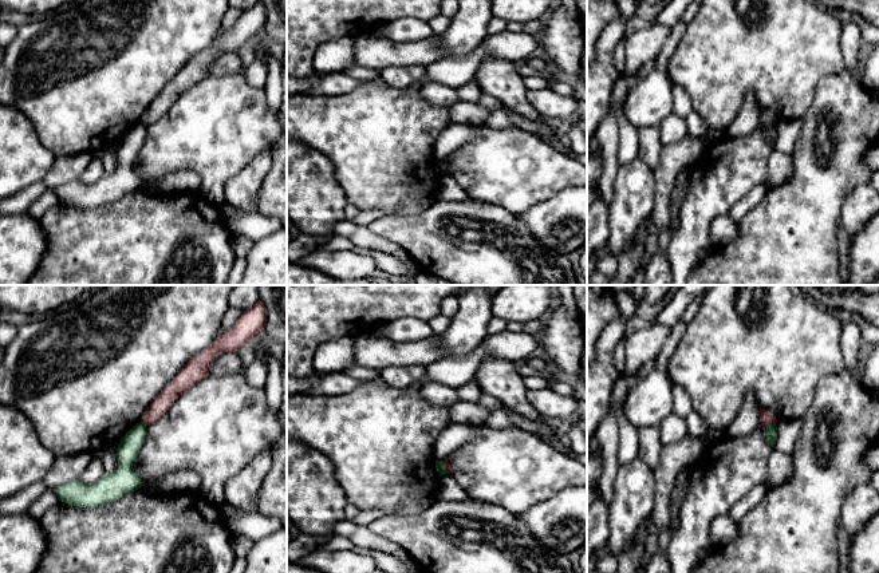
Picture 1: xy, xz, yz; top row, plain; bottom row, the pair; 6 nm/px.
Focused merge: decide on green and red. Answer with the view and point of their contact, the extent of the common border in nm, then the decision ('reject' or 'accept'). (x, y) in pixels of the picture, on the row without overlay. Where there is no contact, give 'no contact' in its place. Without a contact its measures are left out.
contact yz (768, 125); length 80 nm; reject

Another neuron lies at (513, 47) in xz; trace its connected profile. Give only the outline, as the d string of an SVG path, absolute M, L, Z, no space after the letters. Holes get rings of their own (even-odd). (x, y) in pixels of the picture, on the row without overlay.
M502 31L488 35L482 43L468 55L442 58L425 67L425 74L410 87L421 90L426 83L440 83L448 87L462 87L476 78L480 64L486 59L502 59L513 64L527 60L536 47L536 40L525 32Z

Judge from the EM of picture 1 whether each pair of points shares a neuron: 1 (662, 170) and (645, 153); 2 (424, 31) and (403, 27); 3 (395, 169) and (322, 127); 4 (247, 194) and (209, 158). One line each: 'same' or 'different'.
1: different
2: same
3: same
4: different

